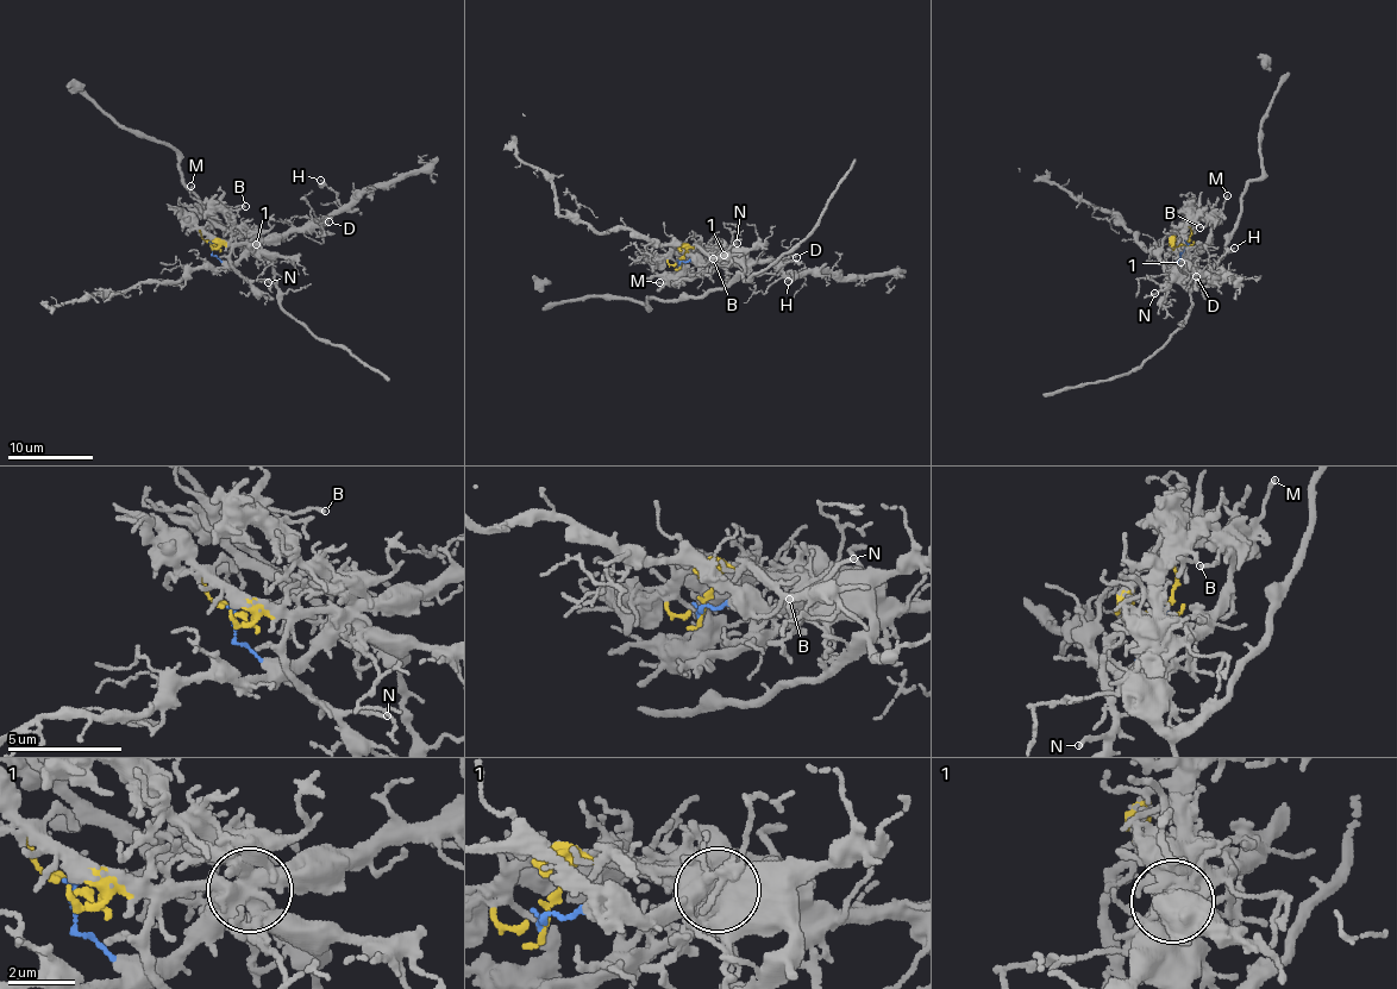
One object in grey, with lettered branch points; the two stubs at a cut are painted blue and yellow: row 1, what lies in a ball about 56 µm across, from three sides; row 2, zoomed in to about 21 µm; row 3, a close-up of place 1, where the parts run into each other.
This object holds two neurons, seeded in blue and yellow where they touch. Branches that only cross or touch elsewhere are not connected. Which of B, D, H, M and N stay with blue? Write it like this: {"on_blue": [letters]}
{"on_blue": ["D", "H"]}

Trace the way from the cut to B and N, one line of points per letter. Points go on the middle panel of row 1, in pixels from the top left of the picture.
B: (681, 263), (687, 250), (699, 246), (699, 242), (694, 256), (688, 261), (694, 268), (707, 265), (713, 260)
N: (681, 263), (681, 257), (695, 244), (718, 255), (737, 243)

